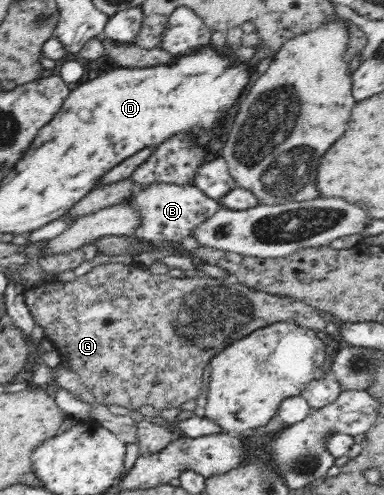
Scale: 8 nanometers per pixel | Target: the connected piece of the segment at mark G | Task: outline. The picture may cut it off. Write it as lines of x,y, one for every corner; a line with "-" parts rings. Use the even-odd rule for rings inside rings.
132,263
107,264
103,270
86,273
71,282
46,281
42,288
26,288
25,303
28,305
35,321
43,326
45,338
53,343
58,355
63,356
69,368
80,377
82,384
94,396
96,402
108,406
117,404
128,408
130,411
139,410
142,406
152,406
159,411
171,407
178,408
188,400
196,398
202,392
202,382
207,376
205,368
207,368
209,360
216,356
218,352
222,352
229,344
248,336
248,334
259,328
267,327
275,322
295,321
296,324
312,328
317,333
324,331
328,324
328,322
324,321
324,317
320,315
320,312
309,304
296,301
290,297
271,295
270,293
264,293
264,291
254,291
254,289
246,287
242,282
208,276
171,278
165,274
152,275
146,267
132,265

